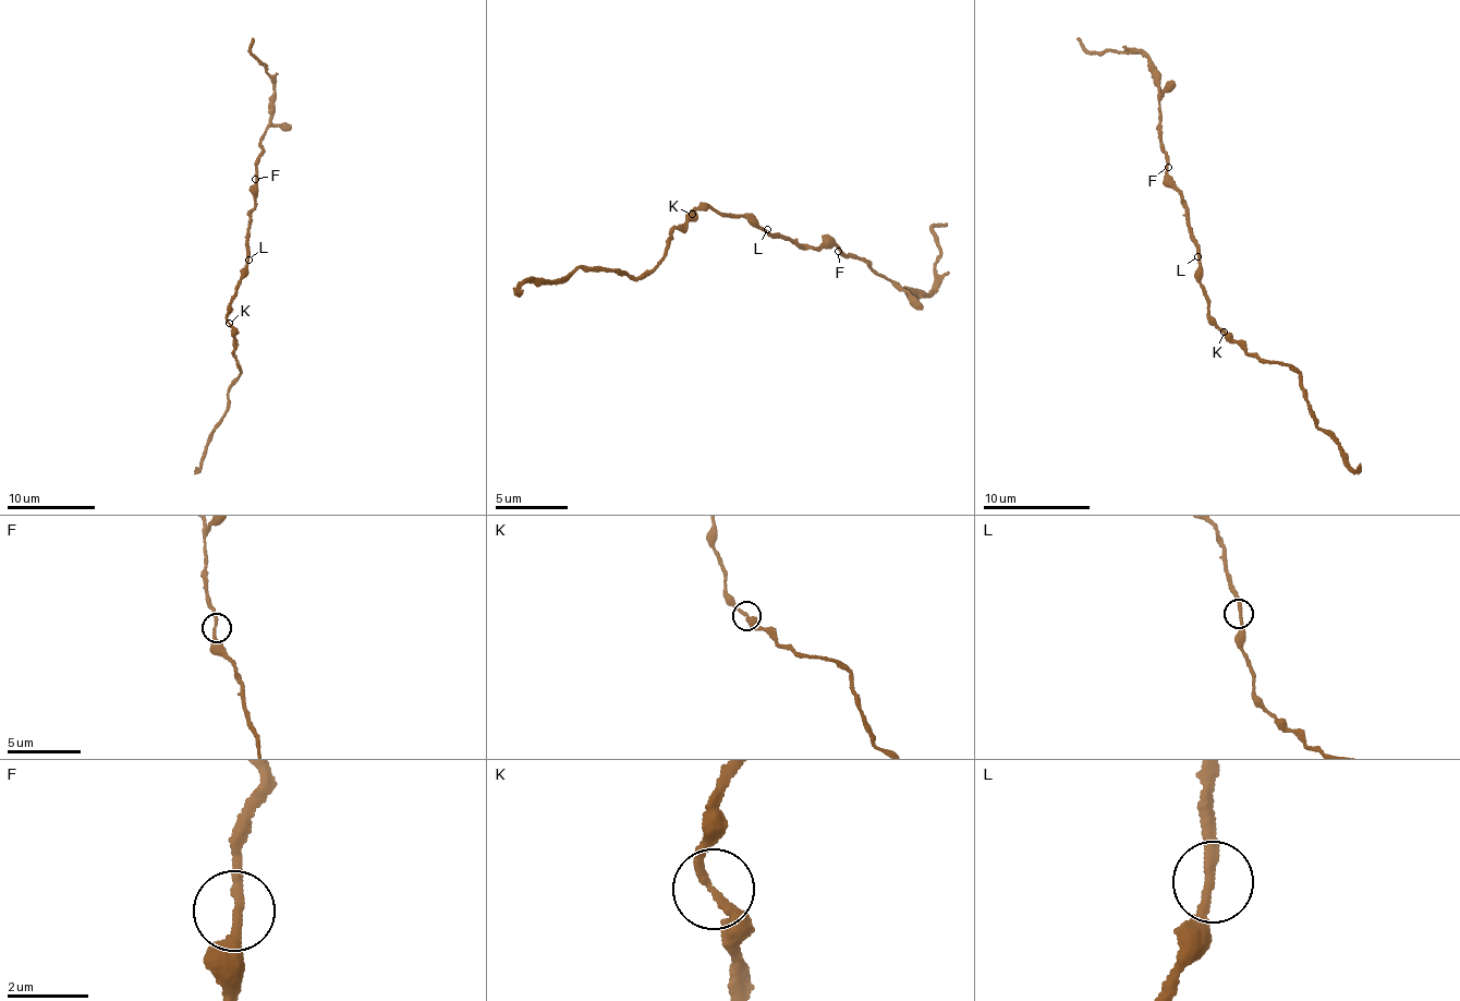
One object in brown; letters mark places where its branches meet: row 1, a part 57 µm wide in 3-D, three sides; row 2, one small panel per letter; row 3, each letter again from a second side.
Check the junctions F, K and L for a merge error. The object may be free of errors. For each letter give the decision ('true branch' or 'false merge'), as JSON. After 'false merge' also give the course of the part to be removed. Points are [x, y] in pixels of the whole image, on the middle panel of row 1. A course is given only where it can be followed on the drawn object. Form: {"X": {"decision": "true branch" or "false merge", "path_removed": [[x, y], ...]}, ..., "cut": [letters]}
{"F": {"decision": "true branch"}, "K": {"decision": "true branch"}, "L": {"decision": "true branch"}, "cut": []}

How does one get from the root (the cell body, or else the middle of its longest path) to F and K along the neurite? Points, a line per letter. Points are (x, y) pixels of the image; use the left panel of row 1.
F: (246, 256), (255, 179)
K: (246, 256), (246, 274), (233, 297), (229, 323)

